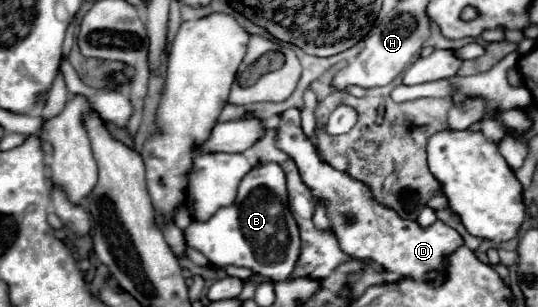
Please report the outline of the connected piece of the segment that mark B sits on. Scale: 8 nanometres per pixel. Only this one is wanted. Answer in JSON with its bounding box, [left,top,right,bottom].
[185,163,301,281]

